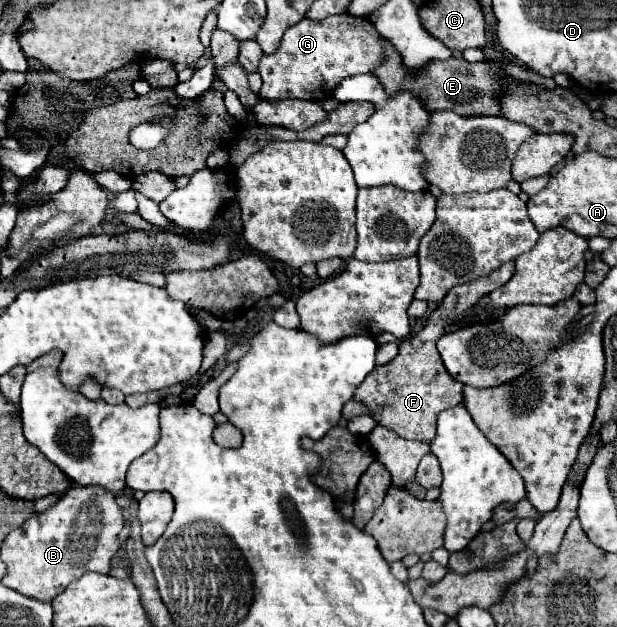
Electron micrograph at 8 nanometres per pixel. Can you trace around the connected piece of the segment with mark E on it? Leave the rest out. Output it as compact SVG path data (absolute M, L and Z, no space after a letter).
M382 38L382 44L384 44L384 60L372 70L372 74L380 80L380 84L386 88L386 92L390 96L398 94L398 92L410 92L414 94L422 106L428 110L428 112L434 112L434 110L452 110L460 116L472 116L472 114L488 114L488 116L494 116L498 114L498 104L496 104L496 96L498 96L498 90L500 90L500 74L506 74L514 80L526 80L526 82L536 82L544 88L556 88L558 84L554 82L554 78L546 78L546 76L540 76L524 66L518 66L518 64L496 64L496 62L476 62L476 64L470 64L466 62L464 58L462 60L456 60L456 58L448 58L448 60L432 60L428 62L424 68L420 70L408 70L402 62L402 56L400 52L394 48L394 44L386 38Z

